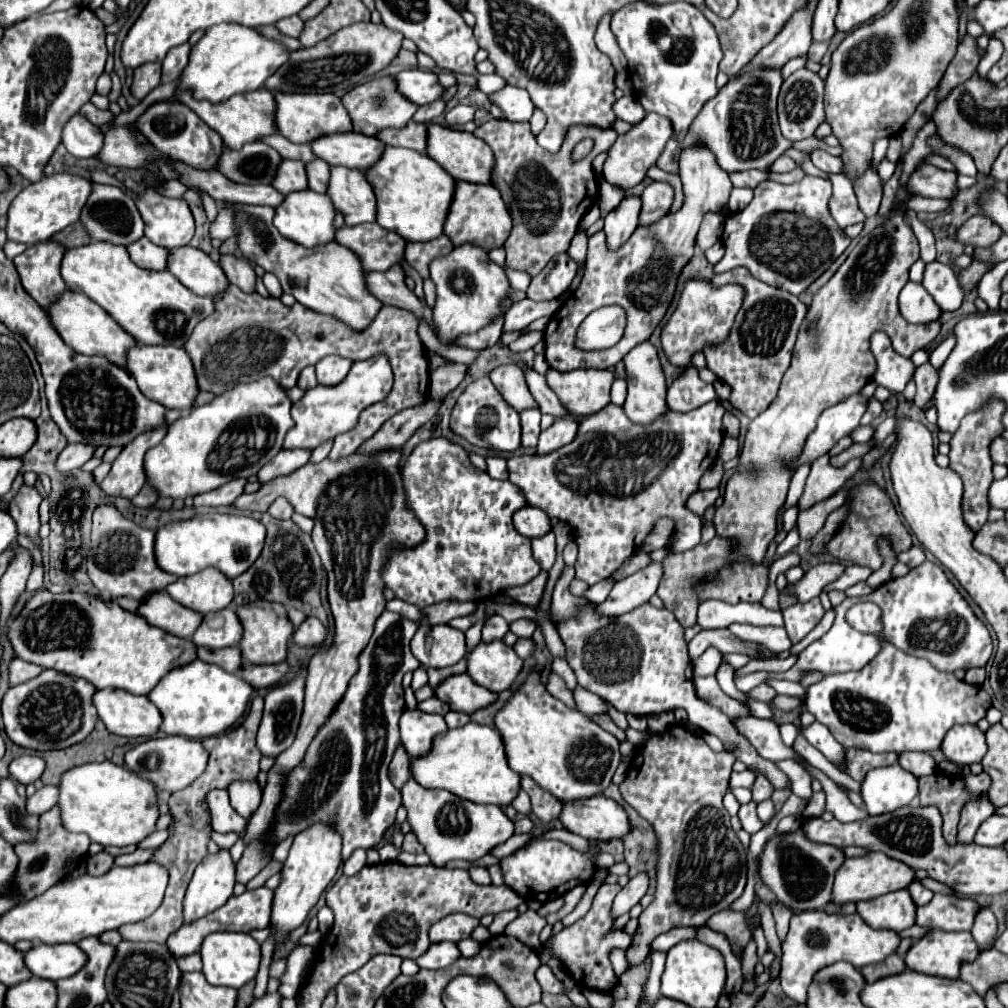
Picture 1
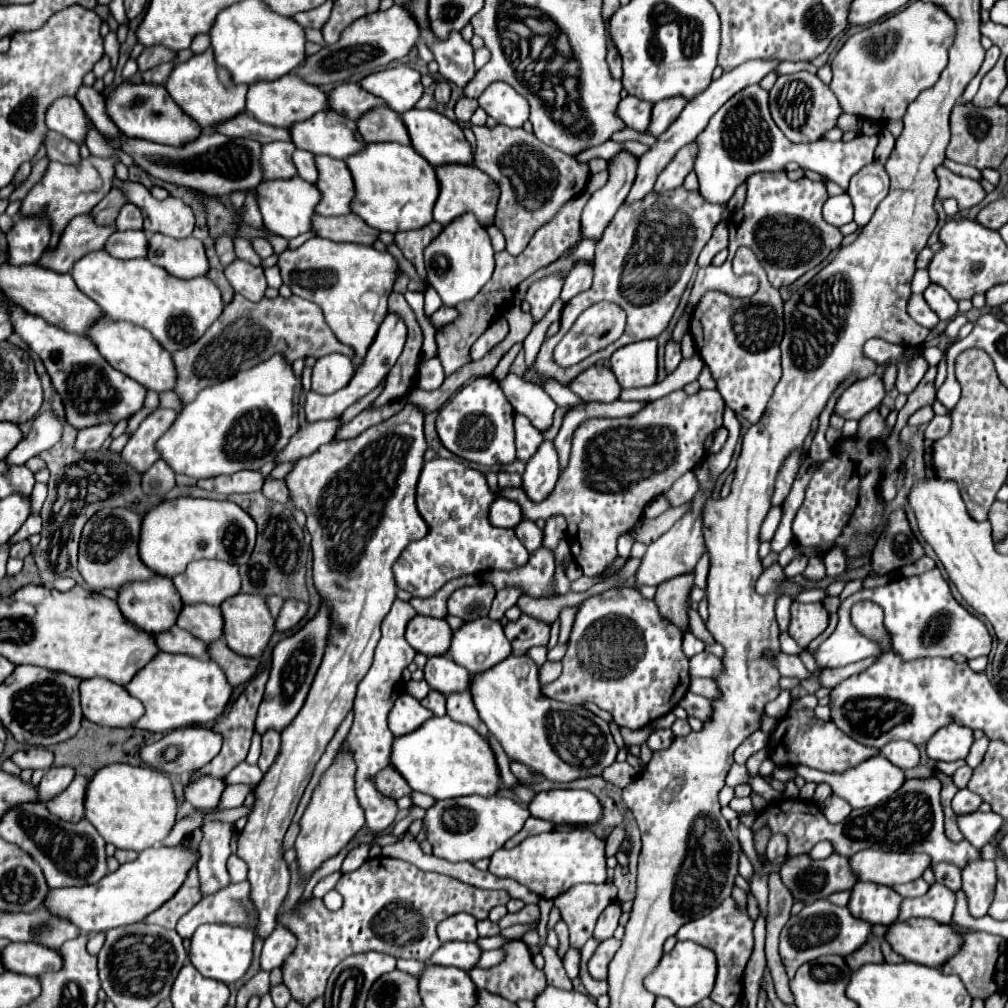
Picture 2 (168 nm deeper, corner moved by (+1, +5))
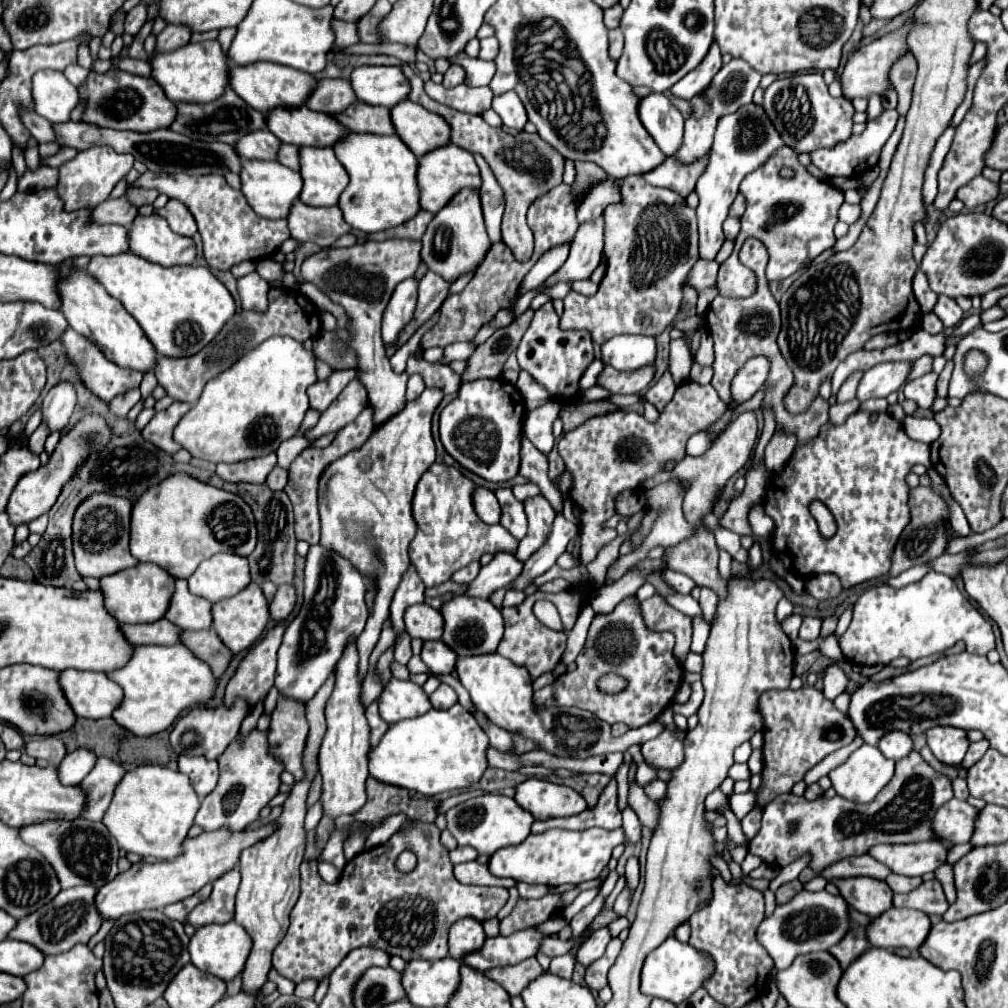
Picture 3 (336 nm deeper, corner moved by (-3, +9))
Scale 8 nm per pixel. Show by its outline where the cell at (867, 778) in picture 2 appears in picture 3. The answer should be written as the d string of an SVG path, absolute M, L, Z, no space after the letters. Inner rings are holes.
M861 746L845 764L829 772L835 792L851 802L873 802L877 794L893 780L895 762L885 758L877 746Z

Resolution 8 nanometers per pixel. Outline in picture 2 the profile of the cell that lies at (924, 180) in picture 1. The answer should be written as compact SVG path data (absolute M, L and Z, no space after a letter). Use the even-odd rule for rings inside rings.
M939 166L935 170L937 180L939 180L939 198L955 198L959 208L973 208L975 204L979 204L985 198L985 190L977 180L971 178L963 178L953 174L951 170L947 170L945 166Z

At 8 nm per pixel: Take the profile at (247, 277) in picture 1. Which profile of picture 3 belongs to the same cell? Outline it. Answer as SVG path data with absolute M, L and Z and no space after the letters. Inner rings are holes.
M251 272L243 278L239 278L237 280L237 292L239 292L243 308L251 308L257 312L263 312L267 308L269 284L257 272Z

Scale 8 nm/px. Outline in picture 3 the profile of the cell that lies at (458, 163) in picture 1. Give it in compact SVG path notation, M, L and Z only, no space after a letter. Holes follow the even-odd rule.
M411 100L393 106L391 114L397 136L411 148L417 158L449 144L451 128L445 124L447 120L443 116L433 114L423 106L413 104Z

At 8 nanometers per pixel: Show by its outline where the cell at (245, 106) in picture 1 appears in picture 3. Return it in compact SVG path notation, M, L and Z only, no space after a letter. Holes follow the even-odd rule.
M207 40L199 44L187 44L169 54L155 54L151 58L153 78L163 86L165 94L173 102L205 104L213 102L231 86L229 58L217 40Z

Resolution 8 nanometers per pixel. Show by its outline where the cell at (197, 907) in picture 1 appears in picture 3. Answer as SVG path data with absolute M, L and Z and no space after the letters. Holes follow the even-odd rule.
M253 730L243 742L233 740L229 750L225 750L225 754L219 758L219 784L213 794L203 798L201 808L195 816L195 824L199 824L203 830L219 830L227 826L231 832L235 832L259 818L261 808L267 806L267 802L277 794L281 784L279 774L283 772L283 766L269 756L267 746L267 732L259 730Z

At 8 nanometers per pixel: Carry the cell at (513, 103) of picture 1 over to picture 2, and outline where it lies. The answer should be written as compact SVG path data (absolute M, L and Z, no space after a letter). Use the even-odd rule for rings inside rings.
M493 82L479 96L479 106L497 122L519 128L529 118L529 104L509 84Z

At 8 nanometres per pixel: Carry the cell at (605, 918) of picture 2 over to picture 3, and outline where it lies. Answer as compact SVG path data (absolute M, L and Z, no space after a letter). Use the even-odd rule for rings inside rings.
M607 926L601 928L601 930L597 930L595 934L591 934L589 940L579 948L577 962L583 964L583 966L589 966L597 958L601 958L601 954L605 952L605 946L609 944L609 940L611 940L611 932L609 932Z

